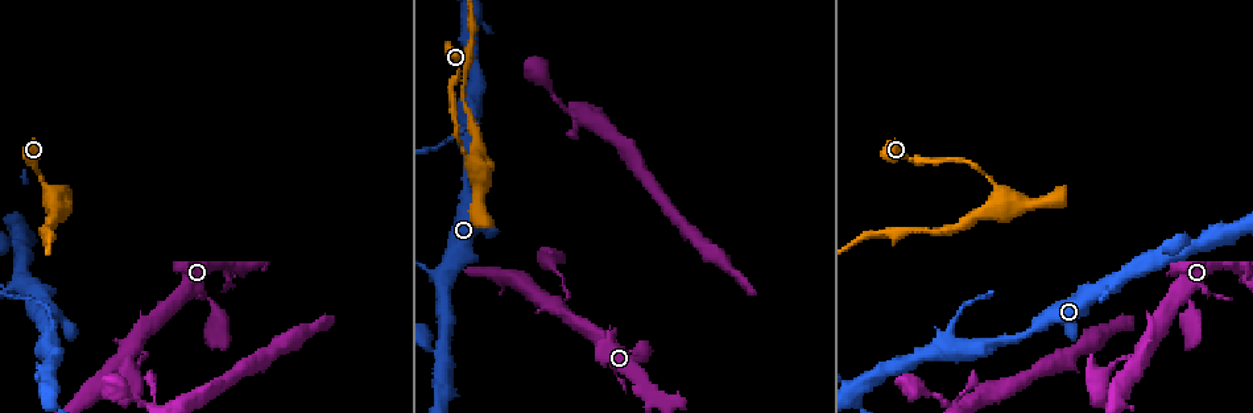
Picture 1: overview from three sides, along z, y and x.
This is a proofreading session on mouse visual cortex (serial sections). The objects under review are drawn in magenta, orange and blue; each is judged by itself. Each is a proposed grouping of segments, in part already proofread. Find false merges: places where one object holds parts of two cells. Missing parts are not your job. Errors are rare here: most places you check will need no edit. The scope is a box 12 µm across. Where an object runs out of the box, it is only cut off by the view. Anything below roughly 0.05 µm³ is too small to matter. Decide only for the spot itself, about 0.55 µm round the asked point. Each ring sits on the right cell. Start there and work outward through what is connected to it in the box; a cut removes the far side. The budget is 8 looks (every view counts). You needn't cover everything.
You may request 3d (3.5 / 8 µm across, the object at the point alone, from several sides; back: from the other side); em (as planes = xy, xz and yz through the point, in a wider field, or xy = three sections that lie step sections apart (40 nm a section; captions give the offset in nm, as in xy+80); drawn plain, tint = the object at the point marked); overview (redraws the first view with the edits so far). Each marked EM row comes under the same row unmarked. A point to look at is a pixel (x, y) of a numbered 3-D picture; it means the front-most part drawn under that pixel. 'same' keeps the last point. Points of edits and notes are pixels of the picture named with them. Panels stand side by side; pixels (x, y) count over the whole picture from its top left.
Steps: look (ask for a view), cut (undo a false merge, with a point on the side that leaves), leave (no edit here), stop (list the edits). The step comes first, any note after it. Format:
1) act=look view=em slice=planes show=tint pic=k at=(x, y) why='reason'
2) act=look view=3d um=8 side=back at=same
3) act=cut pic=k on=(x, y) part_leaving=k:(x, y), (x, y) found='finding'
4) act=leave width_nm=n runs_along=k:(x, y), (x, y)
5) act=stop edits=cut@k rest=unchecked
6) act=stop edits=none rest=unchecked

act=look view=3d um=3.5 pic=1 at=(1231, 266)

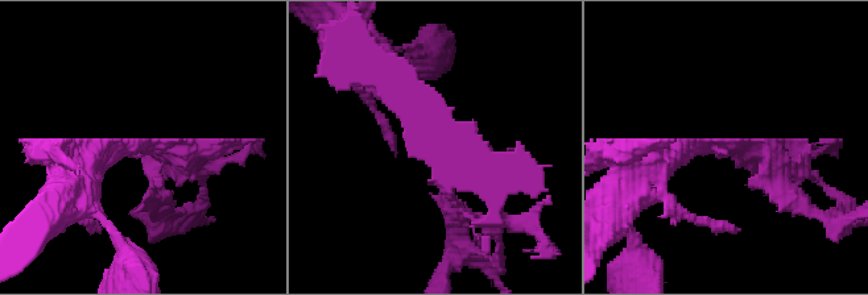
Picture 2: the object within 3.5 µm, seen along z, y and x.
act=look view=em slice=xy step=2 show=tint pic=2 at=(458, 146)

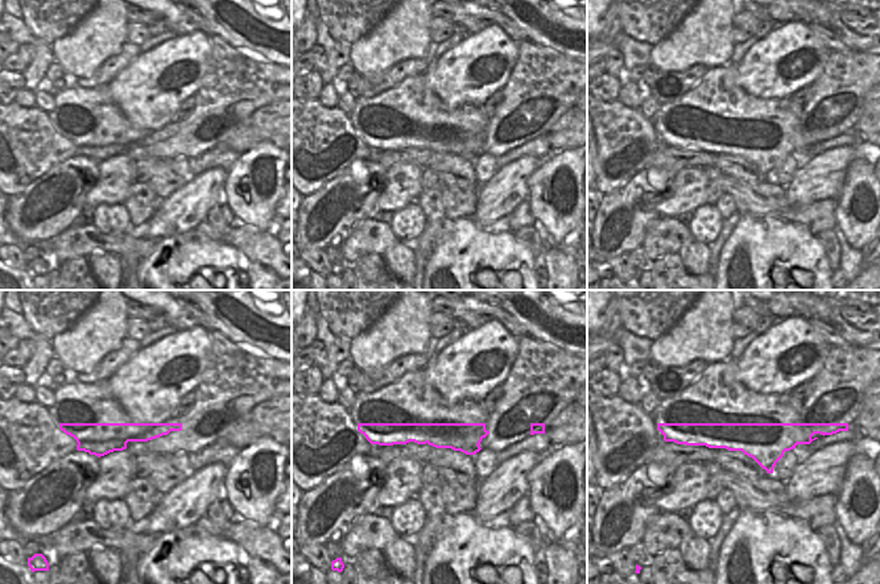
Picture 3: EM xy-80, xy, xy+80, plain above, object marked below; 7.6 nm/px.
act=cut pic=2 on=(222, 142) part_leaving=2:(747, 149), (793, 214) found='a second cell is stuck on'

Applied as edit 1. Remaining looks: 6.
act=look view=overview why='redraw'

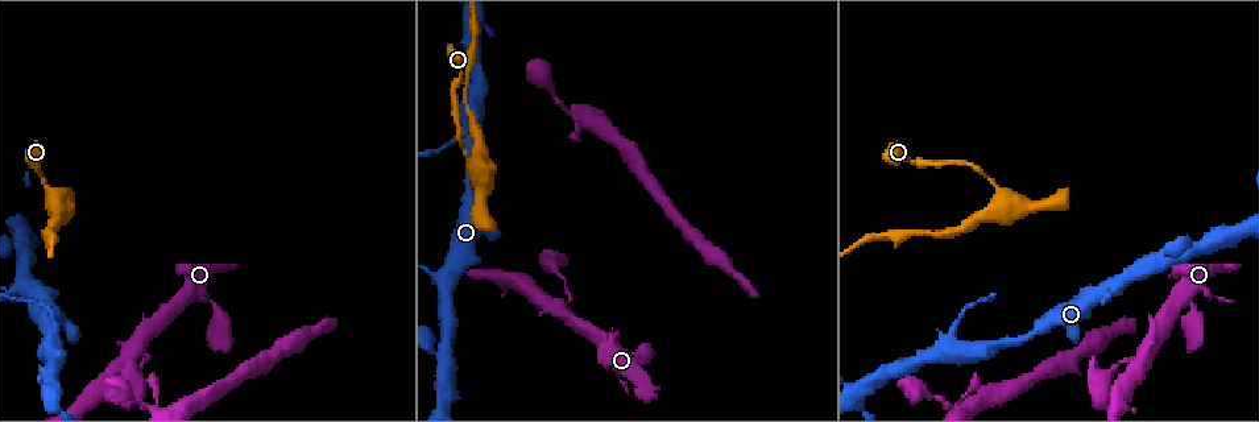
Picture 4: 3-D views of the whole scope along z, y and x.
act=look view=3d um=8 pic=4 at=(1000, 192) why='small branch off a trunk'

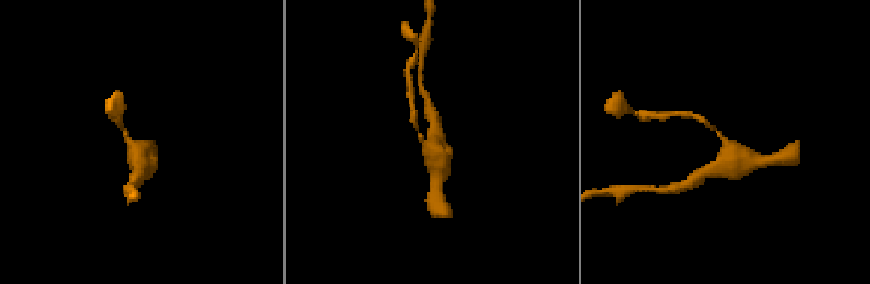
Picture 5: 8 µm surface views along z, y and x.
act=look view=em slice=xy step=5 show=tint pic=5 at=(134, 149) why='shape alone is not enough'

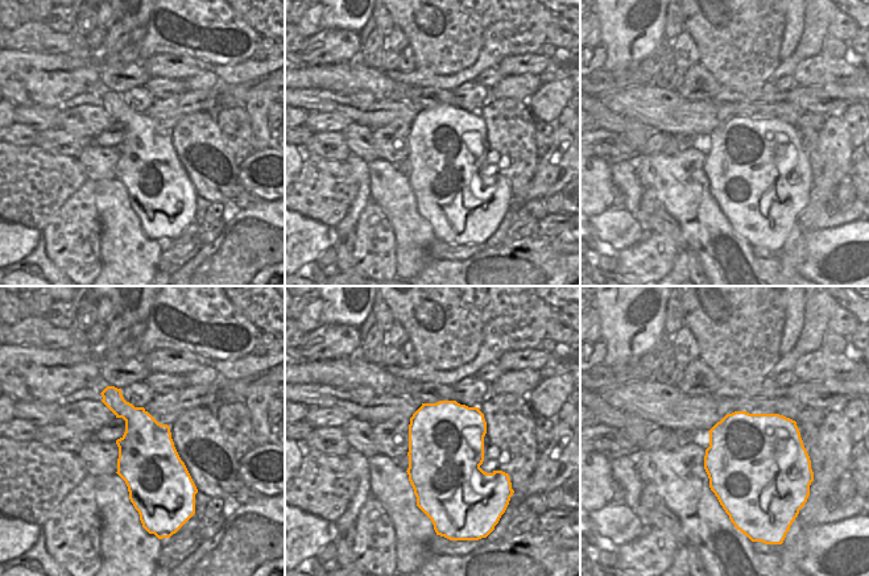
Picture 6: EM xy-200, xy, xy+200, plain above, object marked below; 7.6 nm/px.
act=leave runs_along=5:(124, 128), (139, 152), (139, 175) found='continuous, no second cell'

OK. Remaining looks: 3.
act=look view=3d um=3.5 side=back pic=4 at=(1118, 284) why='a fork'

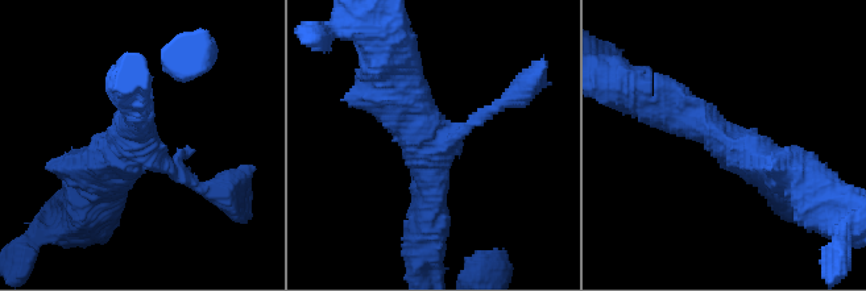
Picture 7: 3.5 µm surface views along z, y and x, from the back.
act=look view=em slice=xy step=3 show=tint pic=7 at=(139, 142)

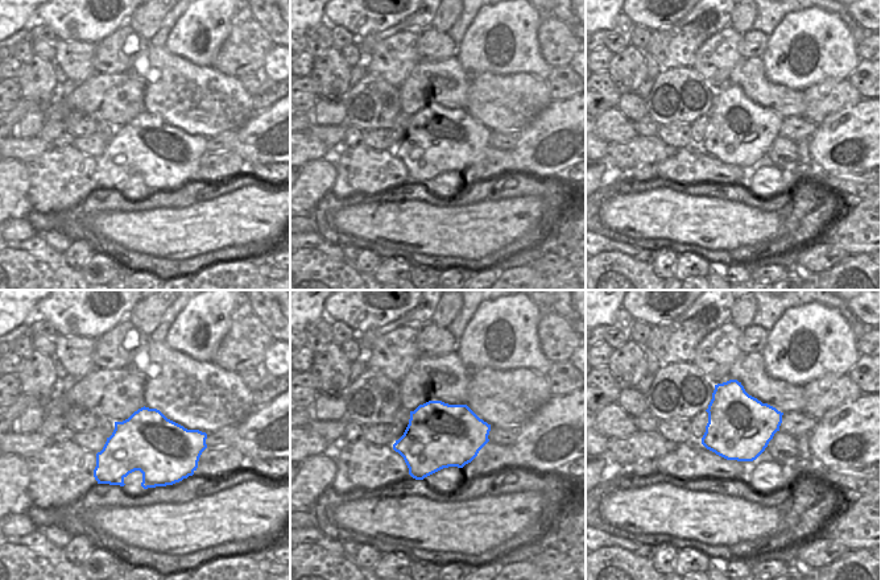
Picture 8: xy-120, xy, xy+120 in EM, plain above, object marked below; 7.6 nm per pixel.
act=leave arm_widths_nm=150,350,500 runs_along=7:(791, 171), (684, 115), (650, 111) found='continuous, no second cell'

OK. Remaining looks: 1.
act=stop edits=cut@2 rest=unchecked

